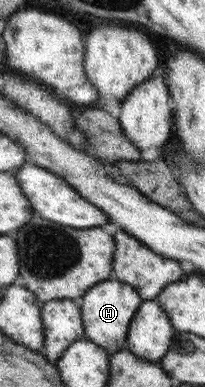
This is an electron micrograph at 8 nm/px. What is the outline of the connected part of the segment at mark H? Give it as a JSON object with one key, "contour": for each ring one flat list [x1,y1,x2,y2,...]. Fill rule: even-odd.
{"contour":[[111,277,95,284,78,302,82,309,83,327,86,329,88,340,100,345,100,348,110,355,126,348,127,332,139,312,139,307,143,305,143,298,140,297,137,289,131,284]]}

